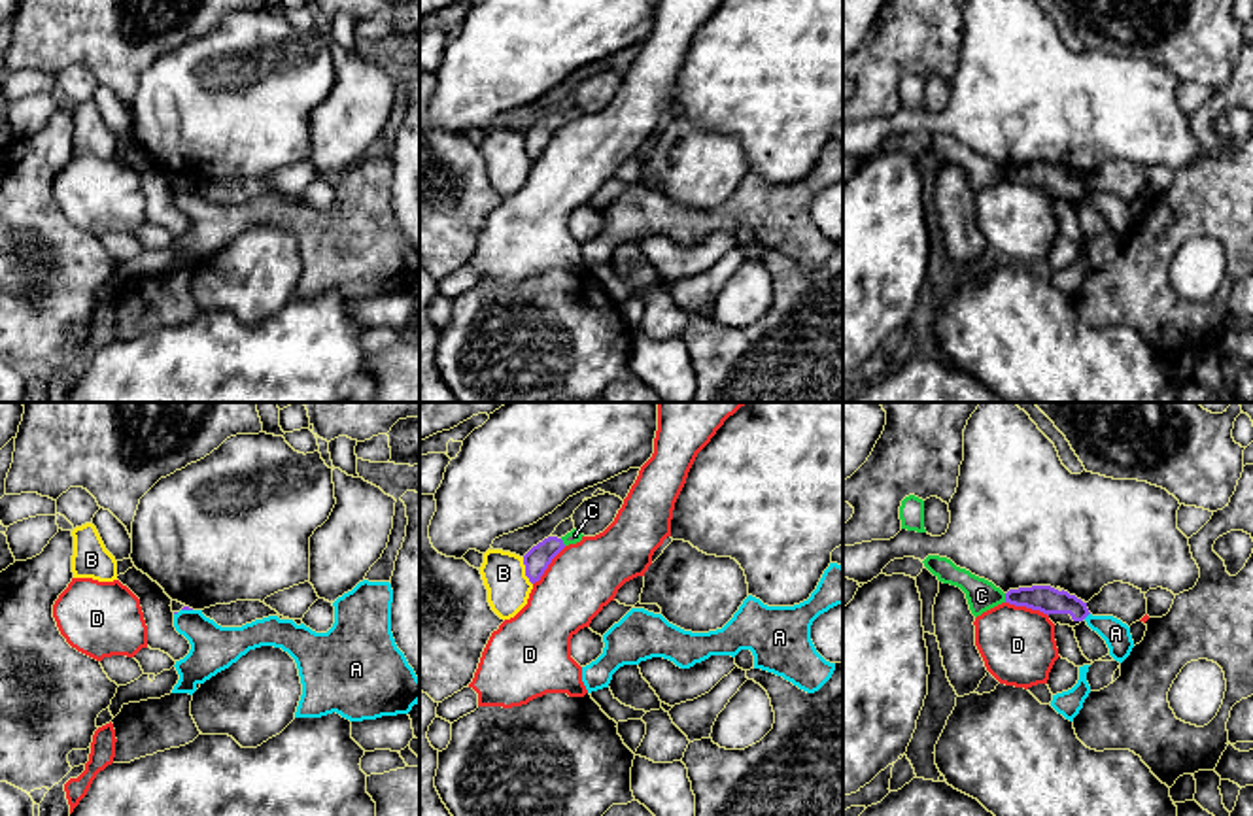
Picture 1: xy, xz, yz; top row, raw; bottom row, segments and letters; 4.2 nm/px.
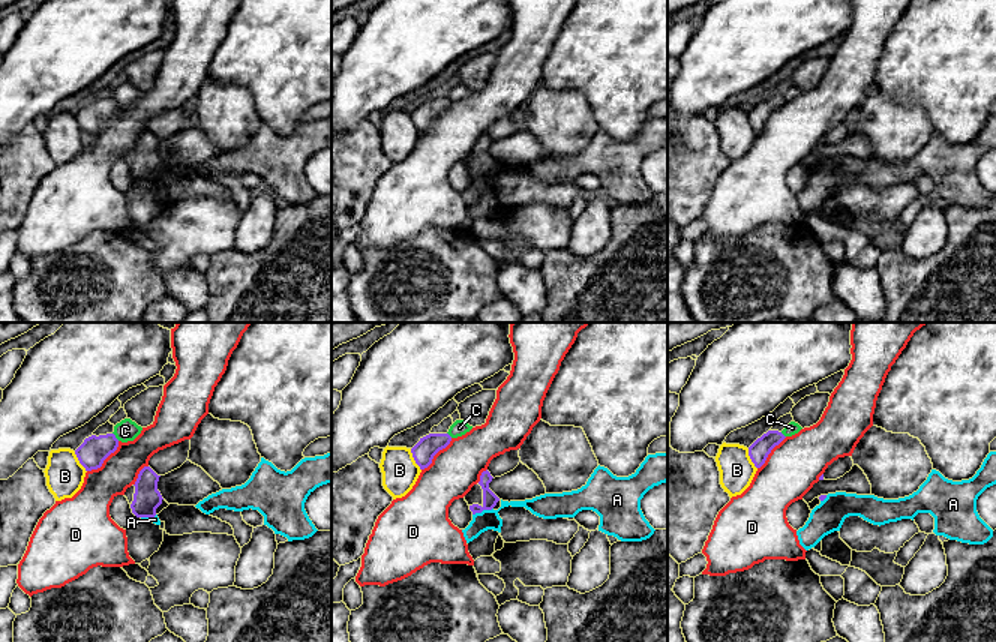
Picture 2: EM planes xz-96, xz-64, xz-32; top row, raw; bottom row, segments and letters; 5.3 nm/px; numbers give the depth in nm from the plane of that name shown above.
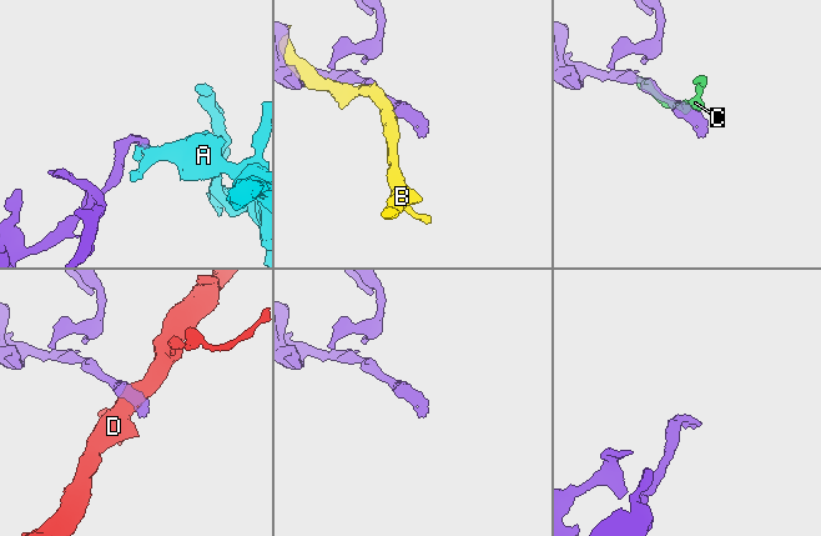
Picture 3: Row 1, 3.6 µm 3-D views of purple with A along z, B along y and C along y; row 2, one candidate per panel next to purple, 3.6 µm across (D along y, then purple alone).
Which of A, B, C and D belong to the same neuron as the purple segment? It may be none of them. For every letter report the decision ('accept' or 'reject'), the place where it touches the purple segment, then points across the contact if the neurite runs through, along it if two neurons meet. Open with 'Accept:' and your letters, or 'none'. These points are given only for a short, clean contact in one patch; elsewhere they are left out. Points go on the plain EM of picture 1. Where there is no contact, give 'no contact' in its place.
Accept: none
A: reject; meets purple in yz at (1085, 193); border along yz (1089, 189), (1083, 195)
B: reject; meets purple in xz at (526, 148)
C: reject; meets purple in yz at (1006, 174)
D: reject; meets purple in yz at (1027, 184)

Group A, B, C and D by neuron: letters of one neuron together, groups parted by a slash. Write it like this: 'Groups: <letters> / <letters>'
Groups: A / B / C / D

